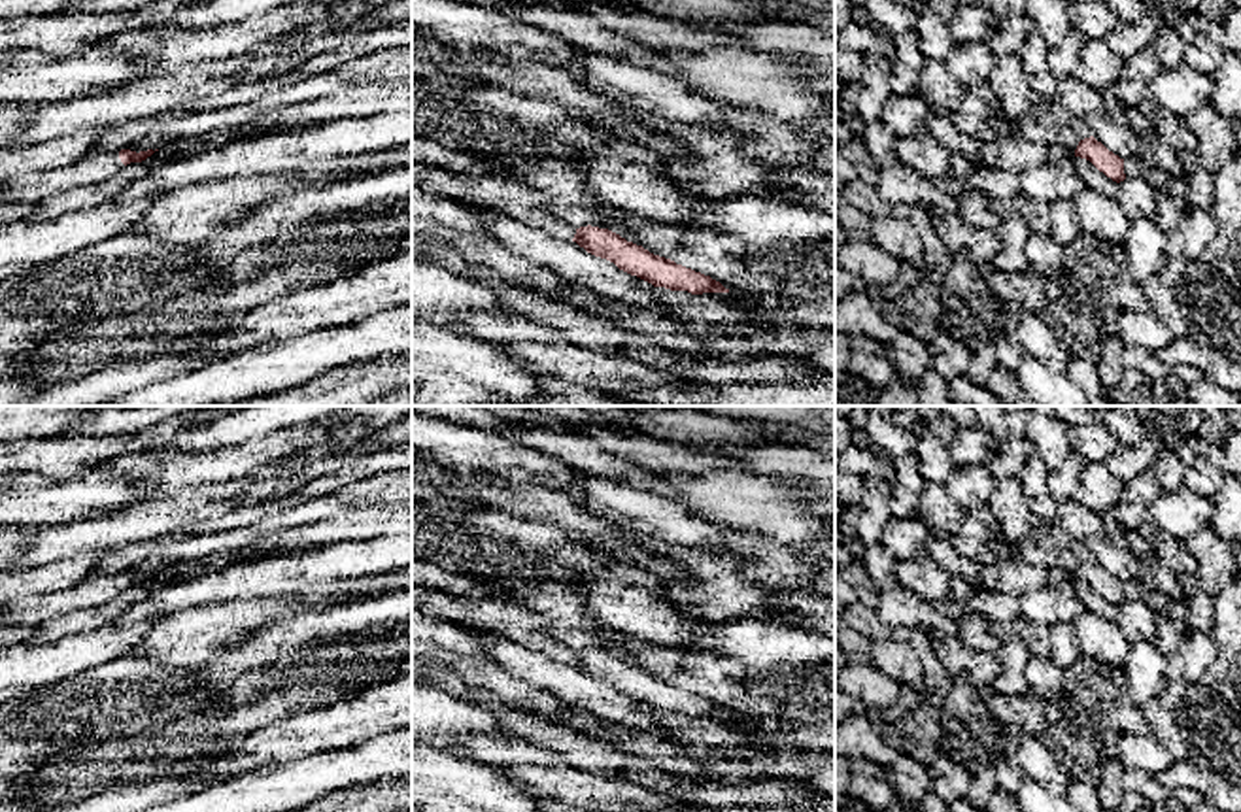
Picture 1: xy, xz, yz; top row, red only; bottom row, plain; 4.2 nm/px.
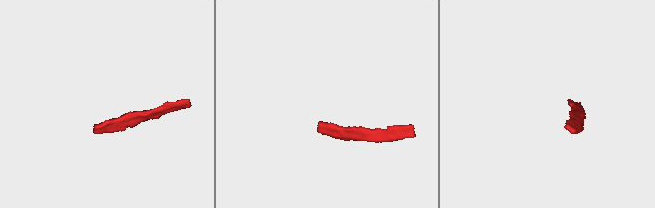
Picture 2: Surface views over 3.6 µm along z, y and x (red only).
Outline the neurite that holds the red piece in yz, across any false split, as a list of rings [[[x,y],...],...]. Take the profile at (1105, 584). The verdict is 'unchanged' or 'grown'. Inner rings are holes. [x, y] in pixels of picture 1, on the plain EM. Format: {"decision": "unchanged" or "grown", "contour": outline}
{"decision": "unchanged", "contour": [[[1094,559],[1079,565],[1075,580],[1090,584],[1099,595],[1103,595],[1113,604],[1120,606],[1126,602],[1124,582],[1109,574]]]}

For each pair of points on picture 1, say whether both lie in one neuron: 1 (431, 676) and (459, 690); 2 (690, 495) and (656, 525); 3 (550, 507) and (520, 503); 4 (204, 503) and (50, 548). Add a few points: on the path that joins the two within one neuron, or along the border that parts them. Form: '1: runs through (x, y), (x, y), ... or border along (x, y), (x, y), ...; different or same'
1: runs through (439, 680), (452, 684); same
2: border along (671, 495), (692, 512), (718, 525); different
3: runs through (543, 503), (527, 503); same
4: runs through (167, 514), (116, 531), (87, 535); same

